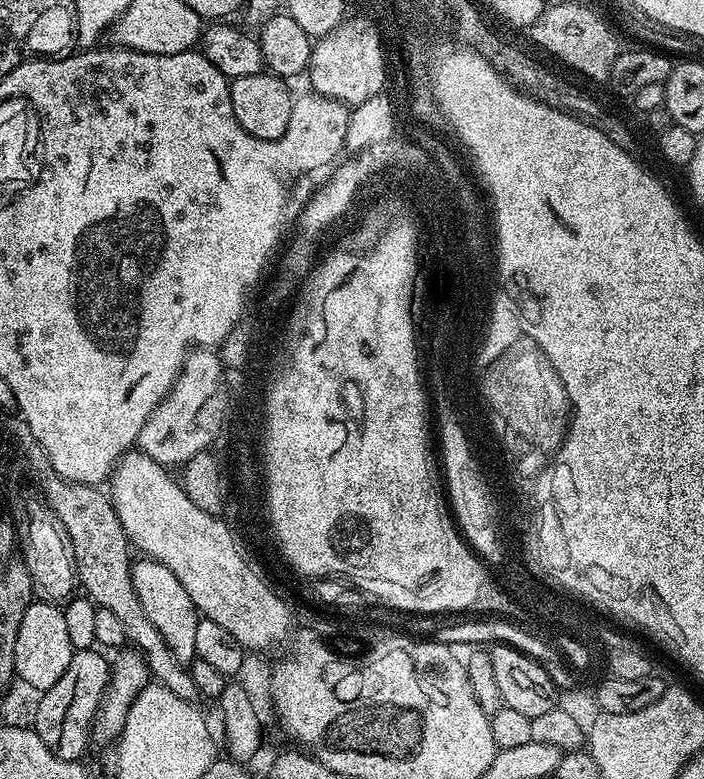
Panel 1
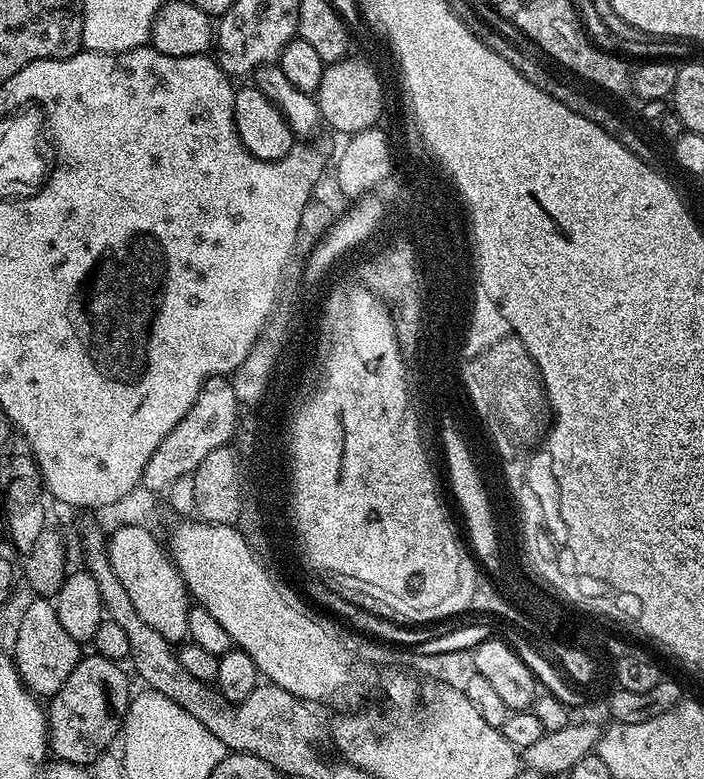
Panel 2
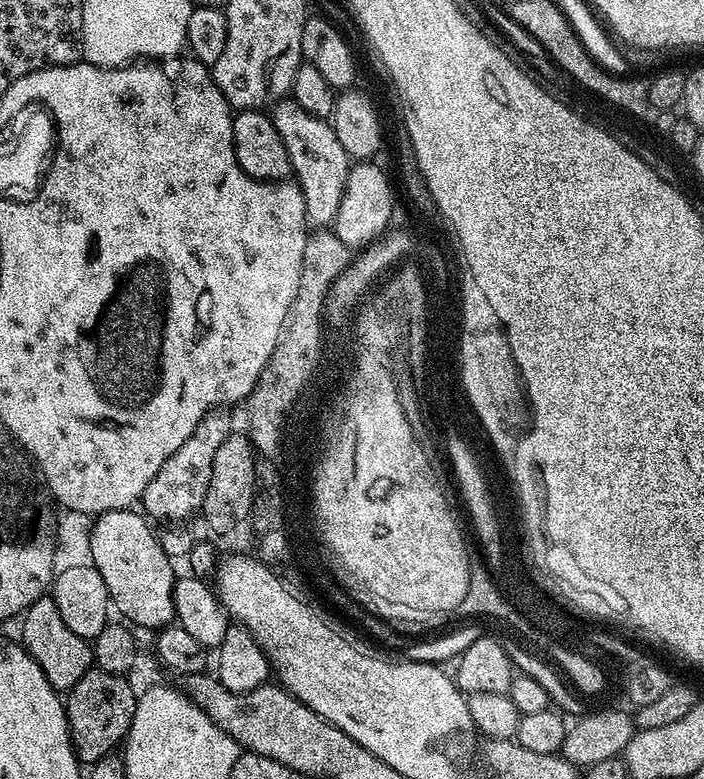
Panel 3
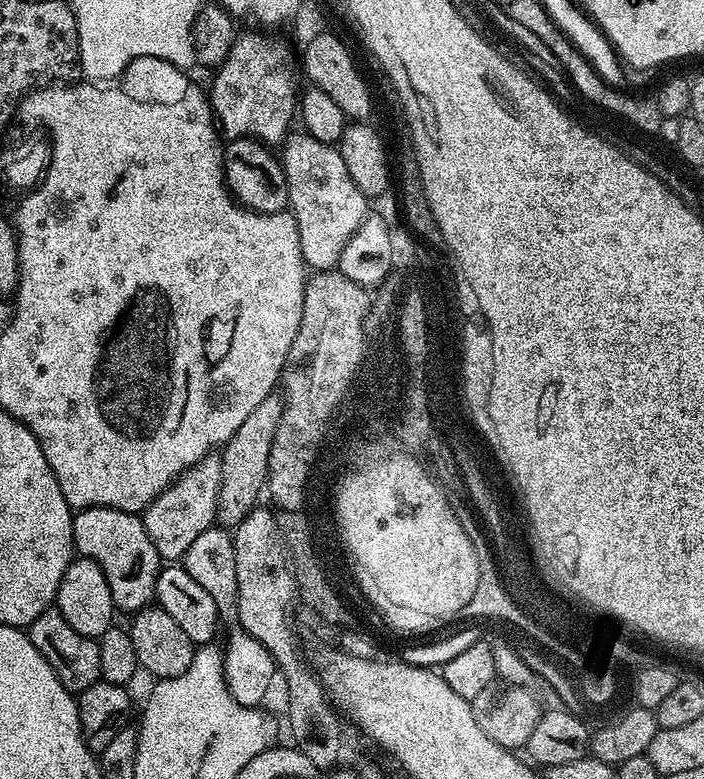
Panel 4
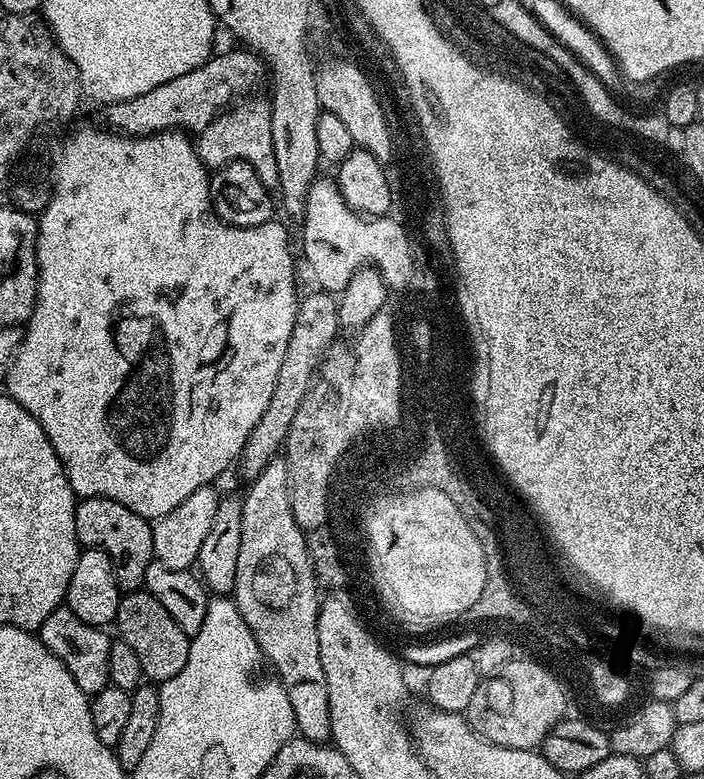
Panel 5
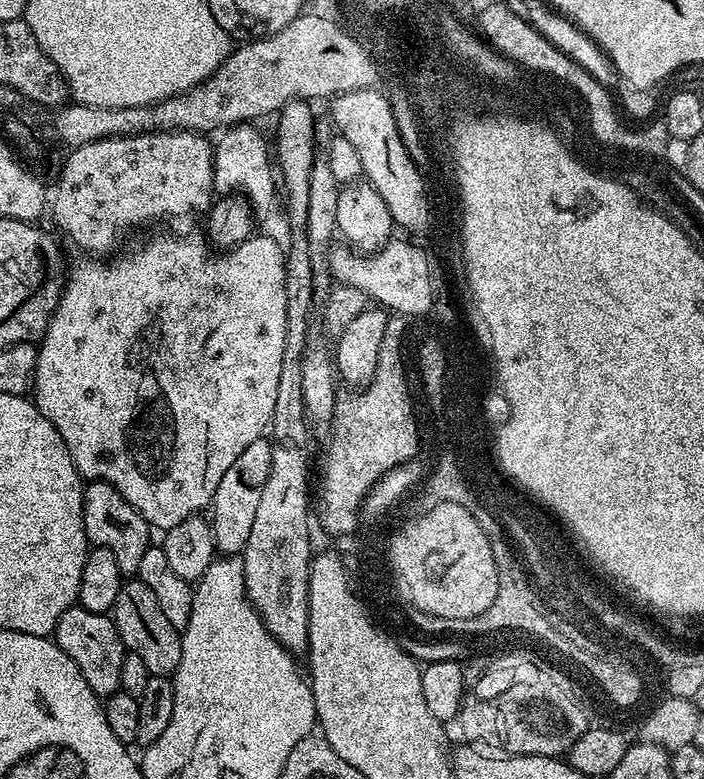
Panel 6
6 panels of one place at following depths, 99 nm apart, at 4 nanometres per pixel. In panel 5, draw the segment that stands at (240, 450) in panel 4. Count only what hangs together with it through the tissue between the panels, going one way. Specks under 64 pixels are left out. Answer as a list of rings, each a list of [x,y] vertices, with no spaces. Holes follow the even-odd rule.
[[[315,290],[309,296],[301,295],[296,306],[294,330],[290,330],[290,342],[286,346],[286,358],[282,358],[282,367],[278,370],[278,382],[274,382],[274,398],[266,406],[266,414],[258,418],[258,426],[250,430],[246,444],[240,451],[238,469],[248,482],[254,481],[262,474],[270,461],[278,456],[288,439],[288,431],[294,422],[294,414],[312,390],[314,377],[328,356],[336,332],[341,331],[340,305],[331,292]]]

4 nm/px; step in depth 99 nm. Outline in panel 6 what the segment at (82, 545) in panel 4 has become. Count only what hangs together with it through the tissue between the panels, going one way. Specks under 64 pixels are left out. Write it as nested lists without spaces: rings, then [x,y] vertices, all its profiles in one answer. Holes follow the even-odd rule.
[[[101,480],[91,481],[84,489],[84,509],[82,510],[84,529],[89,545],[97,548],[109,548],[118,561],[118,570],[121,577],[132,578],[136,576],[138,562],[142,562],[142,554],[150,547],[148,532],[150,525],[114,486]]]

